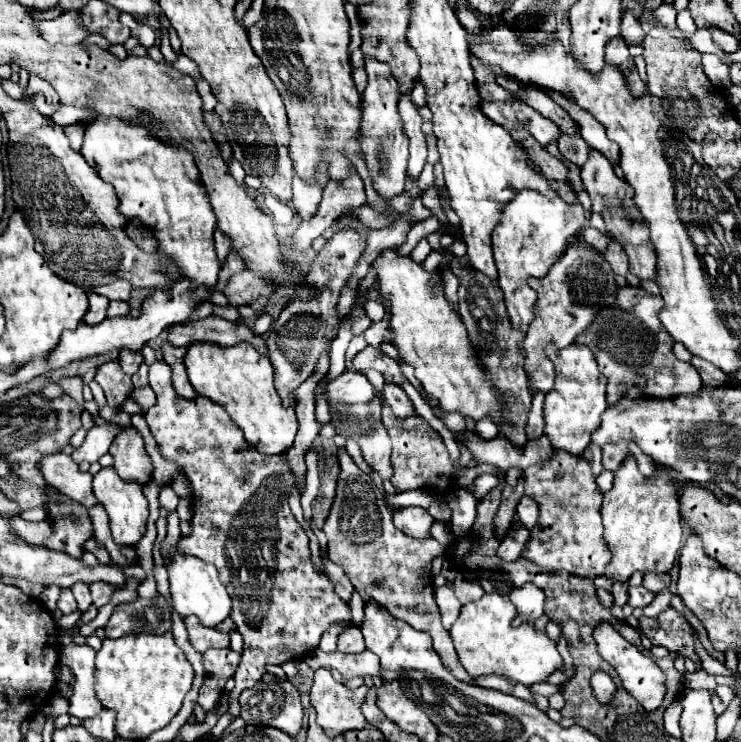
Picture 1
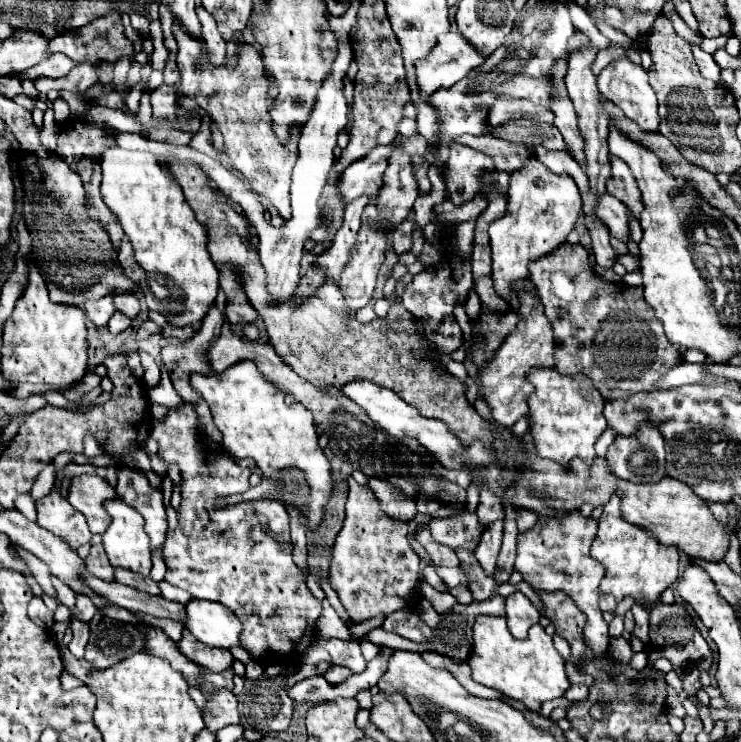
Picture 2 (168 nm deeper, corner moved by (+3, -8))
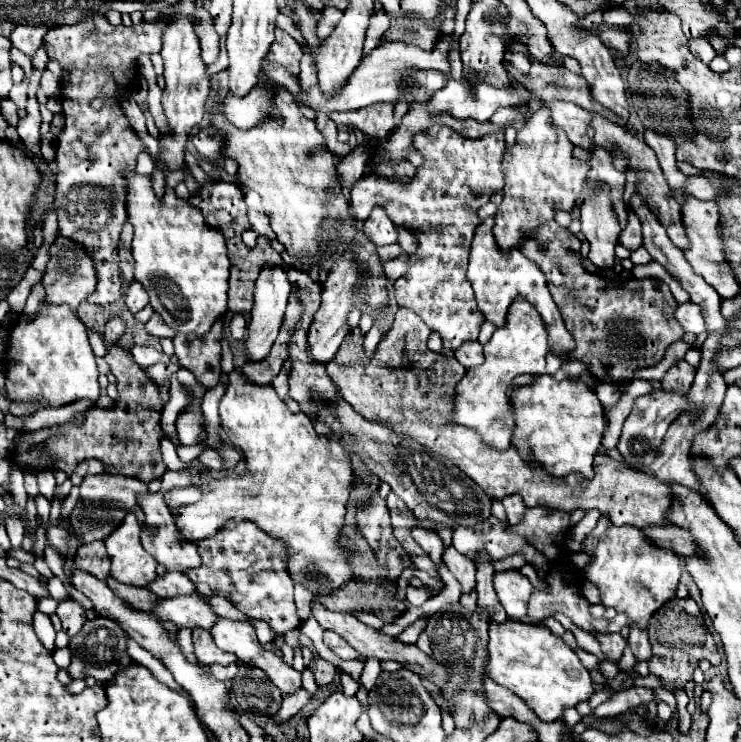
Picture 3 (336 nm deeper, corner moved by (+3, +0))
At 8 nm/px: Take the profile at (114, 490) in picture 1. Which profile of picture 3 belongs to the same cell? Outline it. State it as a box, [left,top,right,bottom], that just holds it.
[104,512,156,586]

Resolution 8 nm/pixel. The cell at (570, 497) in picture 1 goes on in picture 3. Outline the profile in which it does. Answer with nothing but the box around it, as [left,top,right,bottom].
[452,508,598,638]

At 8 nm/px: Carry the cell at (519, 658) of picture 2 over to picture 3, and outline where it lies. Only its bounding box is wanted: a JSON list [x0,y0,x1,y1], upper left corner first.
[488,620,594,722]

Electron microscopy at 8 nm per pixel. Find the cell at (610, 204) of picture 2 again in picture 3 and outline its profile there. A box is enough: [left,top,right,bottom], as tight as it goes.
[620,208,642,252]

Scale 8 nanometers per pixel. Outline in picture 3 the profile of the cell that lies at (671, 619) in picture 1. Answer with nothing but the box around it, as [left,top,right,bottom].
[648,598,720,686]

